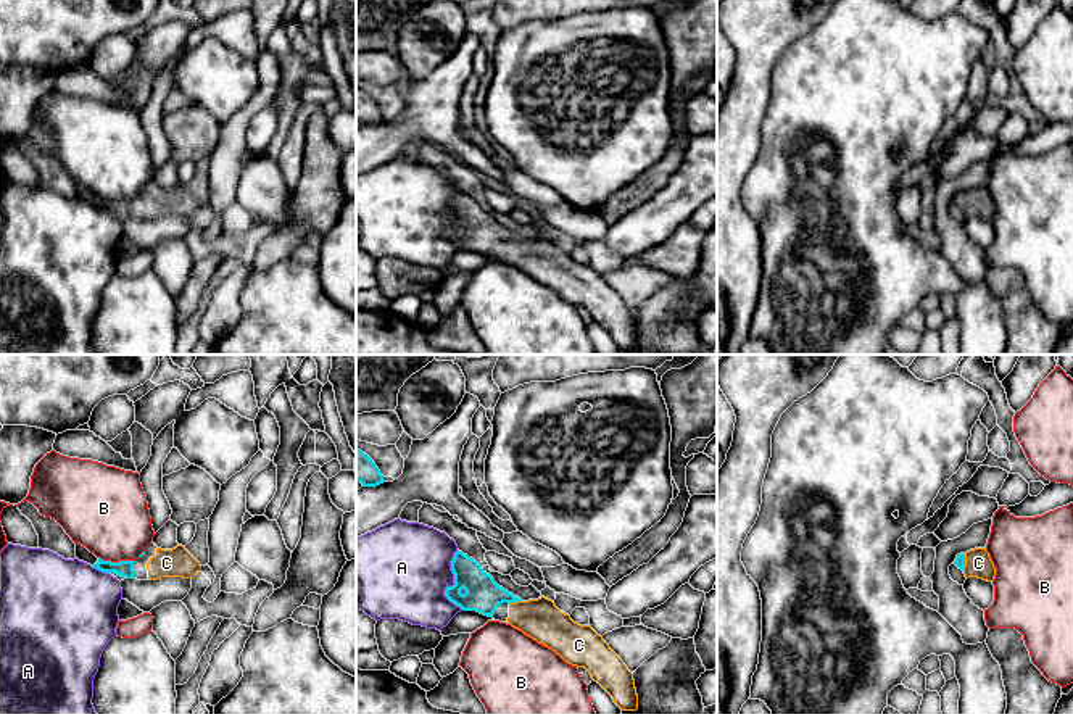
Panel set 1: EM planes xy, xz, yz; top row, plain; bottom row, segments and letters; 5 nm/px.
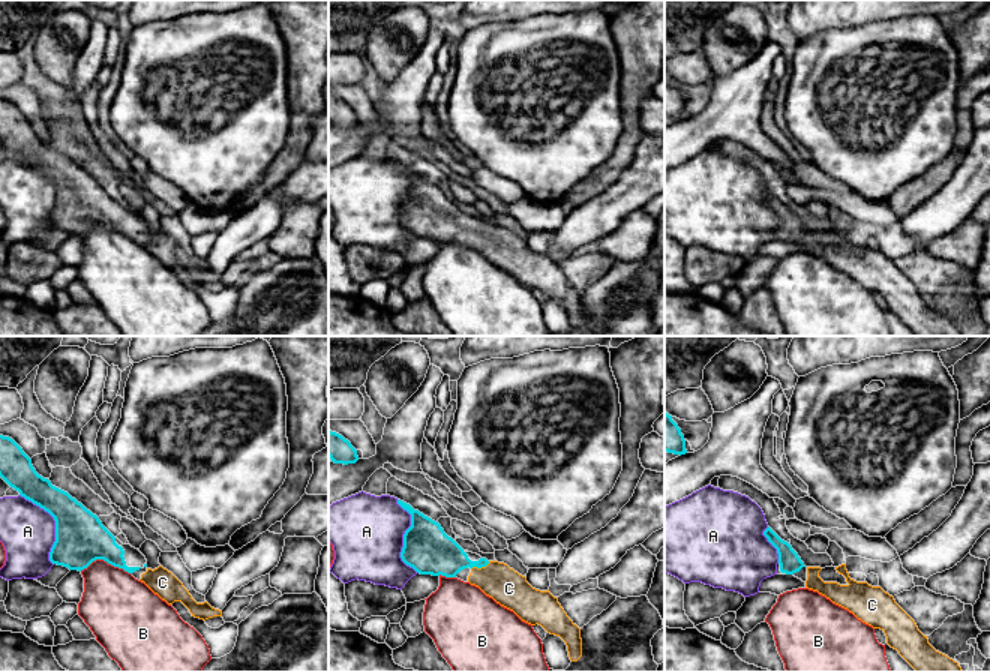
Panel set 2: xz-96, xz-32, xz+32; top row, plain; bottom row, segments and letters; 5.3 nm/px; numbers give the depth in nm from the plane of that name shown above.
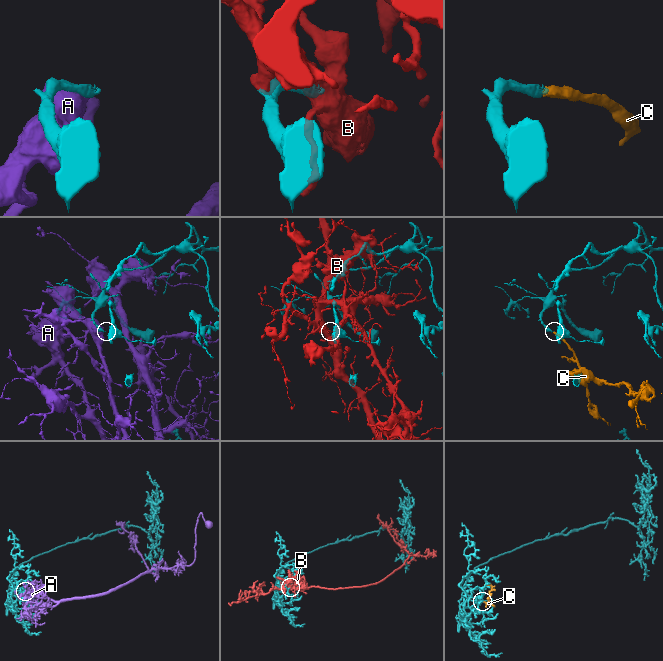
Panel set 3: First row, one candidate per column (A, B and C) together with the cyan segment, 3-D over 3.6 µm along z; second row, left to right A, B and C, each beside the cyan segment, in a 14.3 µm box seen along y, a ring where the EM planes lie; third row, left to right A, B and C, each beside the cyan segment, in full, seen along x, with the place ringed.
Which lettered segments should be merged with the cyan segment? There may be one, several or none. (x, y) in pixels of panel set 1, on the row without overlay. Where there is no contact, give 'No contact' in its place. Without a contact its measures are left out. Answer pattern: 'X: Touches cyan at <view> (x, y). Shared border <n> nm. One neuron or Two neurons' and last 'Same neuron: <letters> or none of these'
A: Touches cyan at xz (455, 221). Shared border 300 nm. Two neurons
B: Touches cyan at xy (116, 202). Shared border 190 nm. Two neurons
C: Touches cyan at xz (514, 240). Shared border 70 nm. One neuron
Same neuron: C

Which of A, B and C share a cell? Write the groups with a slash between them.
A / B / C

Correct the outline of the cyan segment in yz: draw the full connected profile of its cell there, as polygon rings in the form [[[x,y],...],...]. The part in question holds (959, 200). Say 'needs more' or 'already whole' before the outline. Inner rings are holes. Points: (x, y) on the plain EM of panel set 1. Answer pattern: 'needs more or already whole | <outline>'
needs more | [[[975,187],[957,193],[954,203],[963,210],[965,216],[978,216],[988,221],[994,219],[996,206],[986,187]]]

